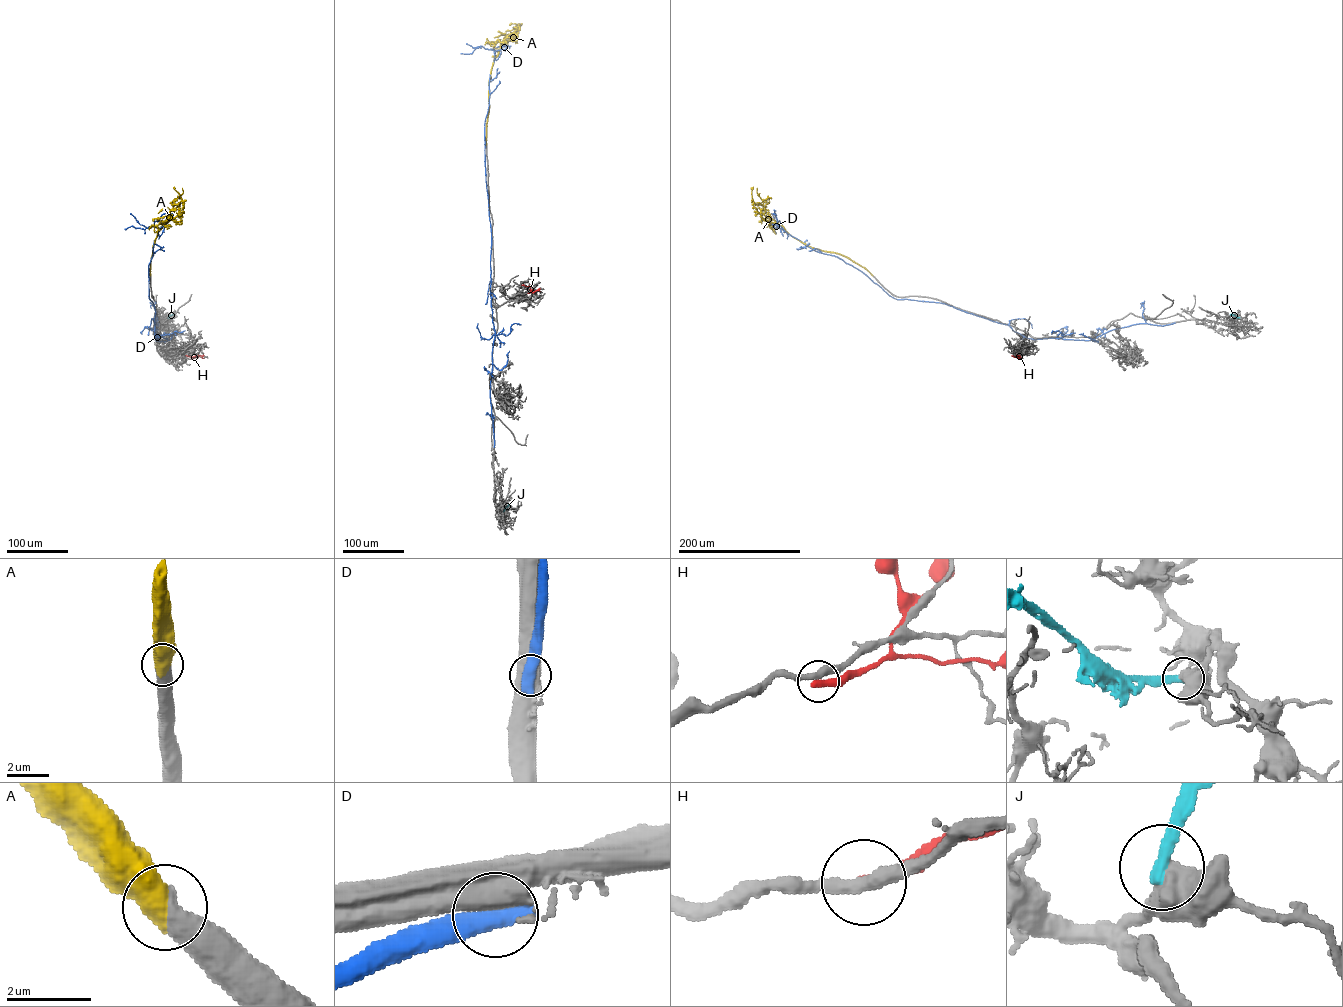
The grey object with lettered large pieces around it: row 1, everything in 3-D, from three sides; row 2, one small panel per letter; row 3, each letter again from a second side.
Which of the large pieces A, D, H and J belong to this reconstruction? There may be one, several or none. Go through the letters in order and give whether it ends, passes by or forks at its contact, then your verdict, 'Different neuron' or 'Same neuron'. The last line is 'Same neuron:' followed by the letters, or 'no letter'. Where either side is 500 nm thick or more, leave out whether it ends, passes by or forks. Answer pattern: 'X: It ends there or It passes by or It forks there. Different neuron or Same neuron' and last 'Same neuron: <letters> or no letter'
A: Same neuron
D: Different neuron
H: It ends there. Different neuron
J: It ends there. Different neuron
Same neuron: A

